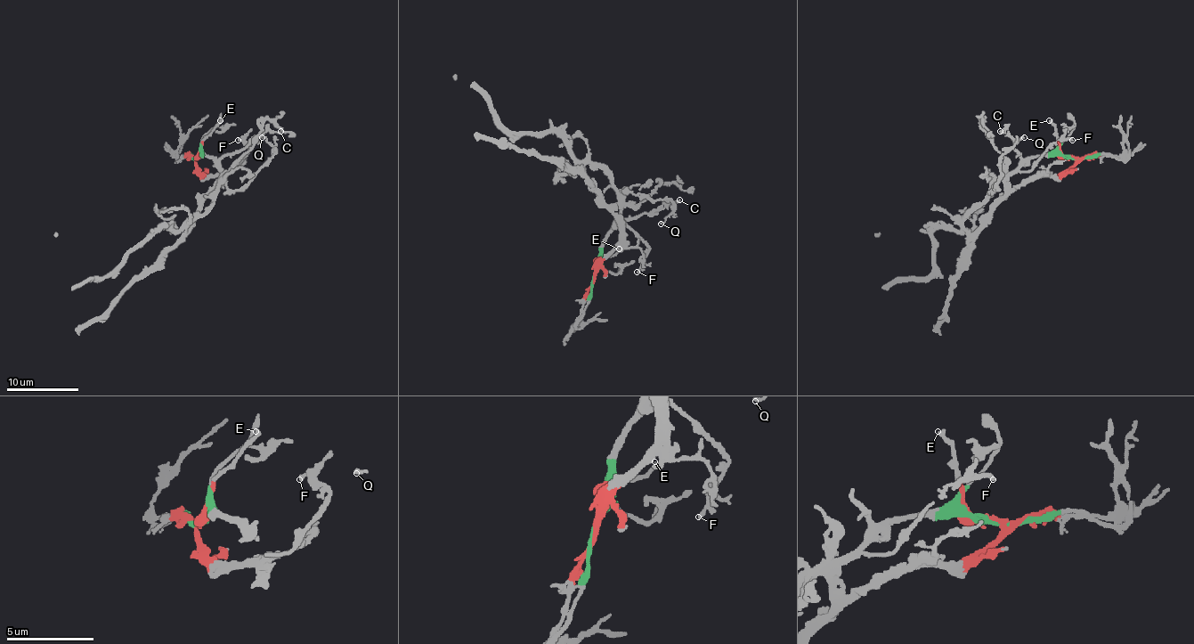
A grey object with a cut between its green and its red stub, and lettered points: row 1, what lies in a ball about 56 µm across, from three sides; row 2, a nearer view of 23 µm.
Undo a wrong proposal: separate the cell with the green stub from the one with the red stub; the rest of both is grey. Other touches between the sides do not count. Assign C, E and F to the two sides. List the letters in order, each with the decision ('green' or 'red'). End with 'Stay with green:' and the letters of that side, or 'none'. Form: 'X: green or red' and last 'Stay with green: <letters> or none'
C: green
E: red
F: green
Stay with green: C, F

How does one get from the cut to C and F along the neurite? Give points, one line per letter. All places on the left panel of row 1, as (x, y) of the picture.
C: (196, 158), (217, 158), (239, 152), (264, 131), (280, 131)
F: (196, 158), (207, 156), (221, 168), (232, 170), (248, 149), (247, 142), (241, 138), (238, 140)

